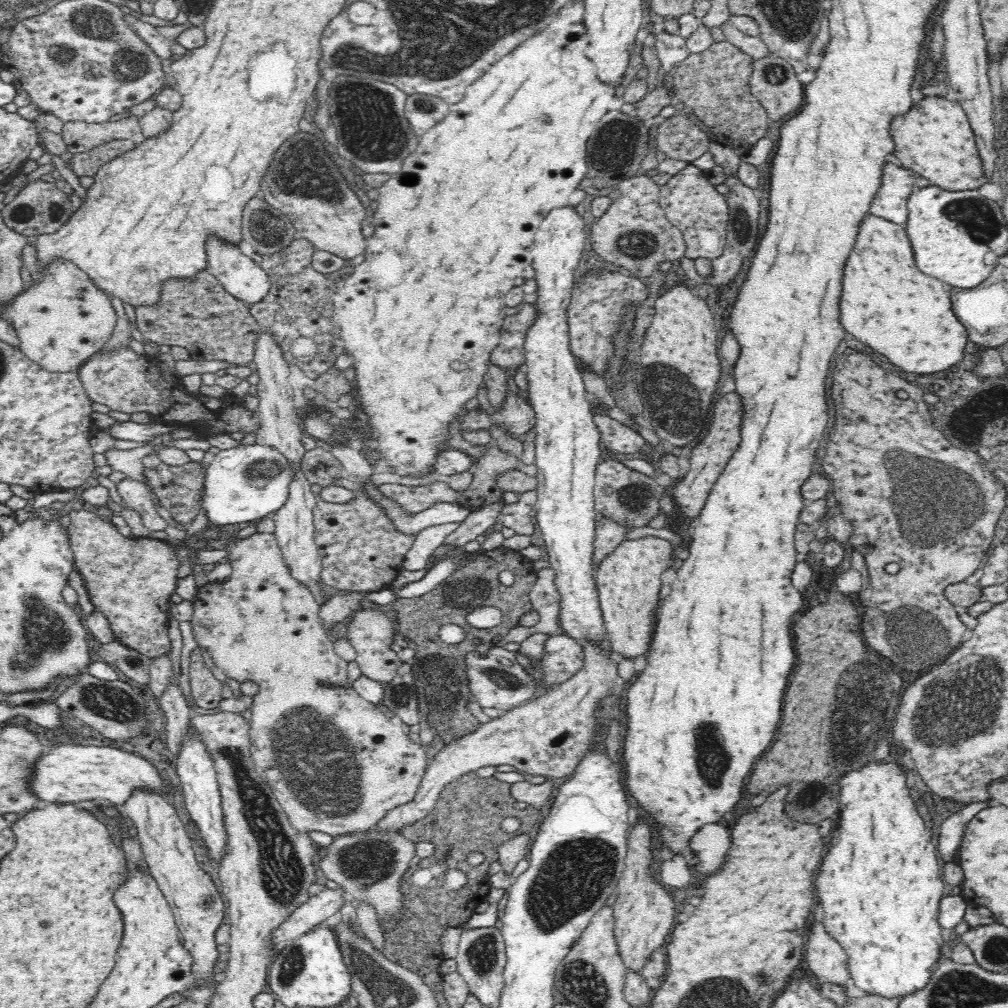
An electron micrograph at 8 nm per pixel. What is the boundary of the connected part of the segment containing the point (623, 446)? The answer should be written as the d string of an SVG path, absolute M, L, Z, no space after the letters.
M594 414L595 425L601 434L601 444L603 448L622 454L632 454L638 452L644 446L644 438L638 435L632 428L620 424L609 415Z

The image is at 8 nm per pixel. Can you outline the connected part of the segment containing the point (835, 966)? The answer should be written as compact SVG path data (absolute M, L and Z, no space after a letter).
M822 921L809 922L808 938L804 946L806 964L822 981L851 986L848 955L842 945L828 934Z

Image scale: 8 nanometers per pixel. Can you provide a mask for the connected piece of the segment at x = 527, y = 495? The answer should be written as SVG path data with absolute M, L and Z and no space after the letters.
M528 490L519 493L517 501L506 506L498 515L497 522L515 530L516 535L530 536L534 532L534 524L532 524L532 508L536 506L537 491Z

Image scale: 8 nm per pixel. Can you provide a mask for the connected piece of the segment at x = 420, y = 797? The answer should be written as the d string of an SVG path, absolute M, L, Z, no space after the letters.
M592 643L581 644L584 651L584 666L565 683L512 710L505 711L499 717L486 723L479 723L474 732L444 745L427 764L424 776L414 798L406 804L400 804L388 811L377 824L379 830L400 830L406 824L414 824L424 818L440 796L447 784L455 785L456 780L468 772L474 772L483 766L510 764L527 777L552 776L564 778L570 776L582 756L592 746L592 734L596 730L594 712L597 703L603 697L614 692L614 678L618 676L617 664L610 658L610 645L598 647Z

